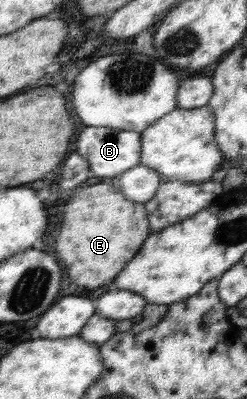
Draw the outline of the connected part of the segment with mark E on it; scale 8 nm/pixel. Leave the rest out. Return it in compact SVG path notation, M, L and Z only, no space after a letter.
M98 183L74 193L66 205L64 223L56 237L56 253L66 265L66 273L72 283L98 289L114 282L116 275L125 269L126 263L141 251L150 235L149 215L145 203L128 201L122 193L108 189L108 185Z

